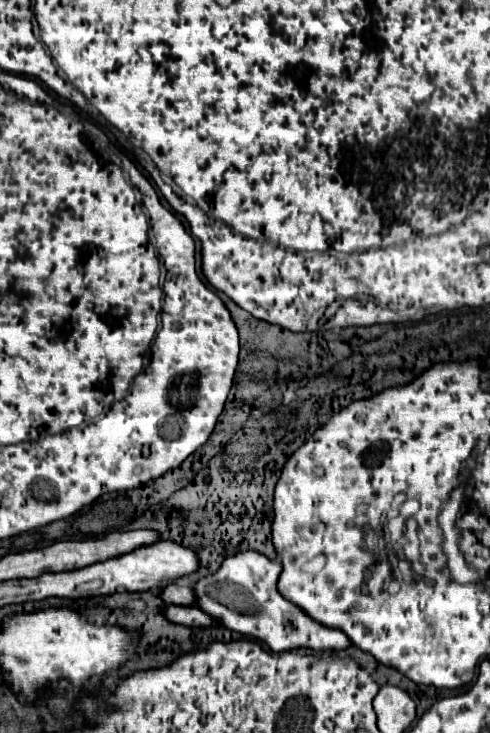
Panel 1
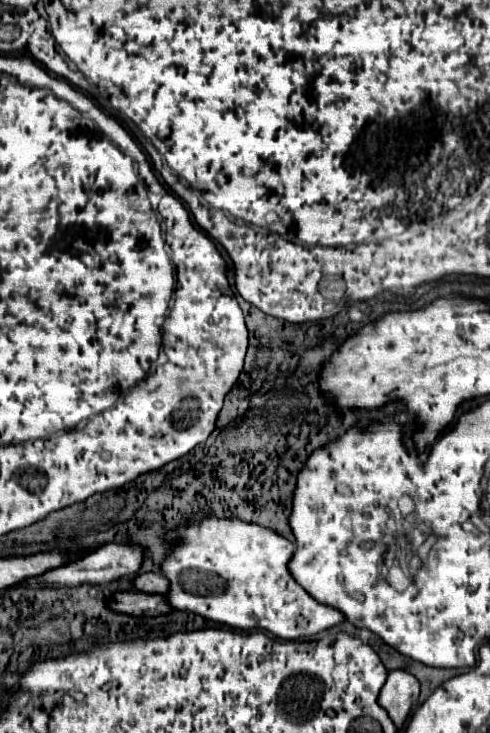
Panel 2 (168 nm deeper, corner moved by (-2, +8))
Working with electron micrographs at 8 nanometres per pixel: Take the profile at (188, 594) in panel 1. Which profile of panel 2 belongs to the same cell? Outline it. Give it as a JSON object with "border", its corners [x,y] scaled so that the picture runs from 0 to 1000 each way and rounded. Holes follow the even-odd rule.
{"border":[[[286,783],[273,791],[273,802],[302,810],[343,810],[347,794],[331,783]]]}

